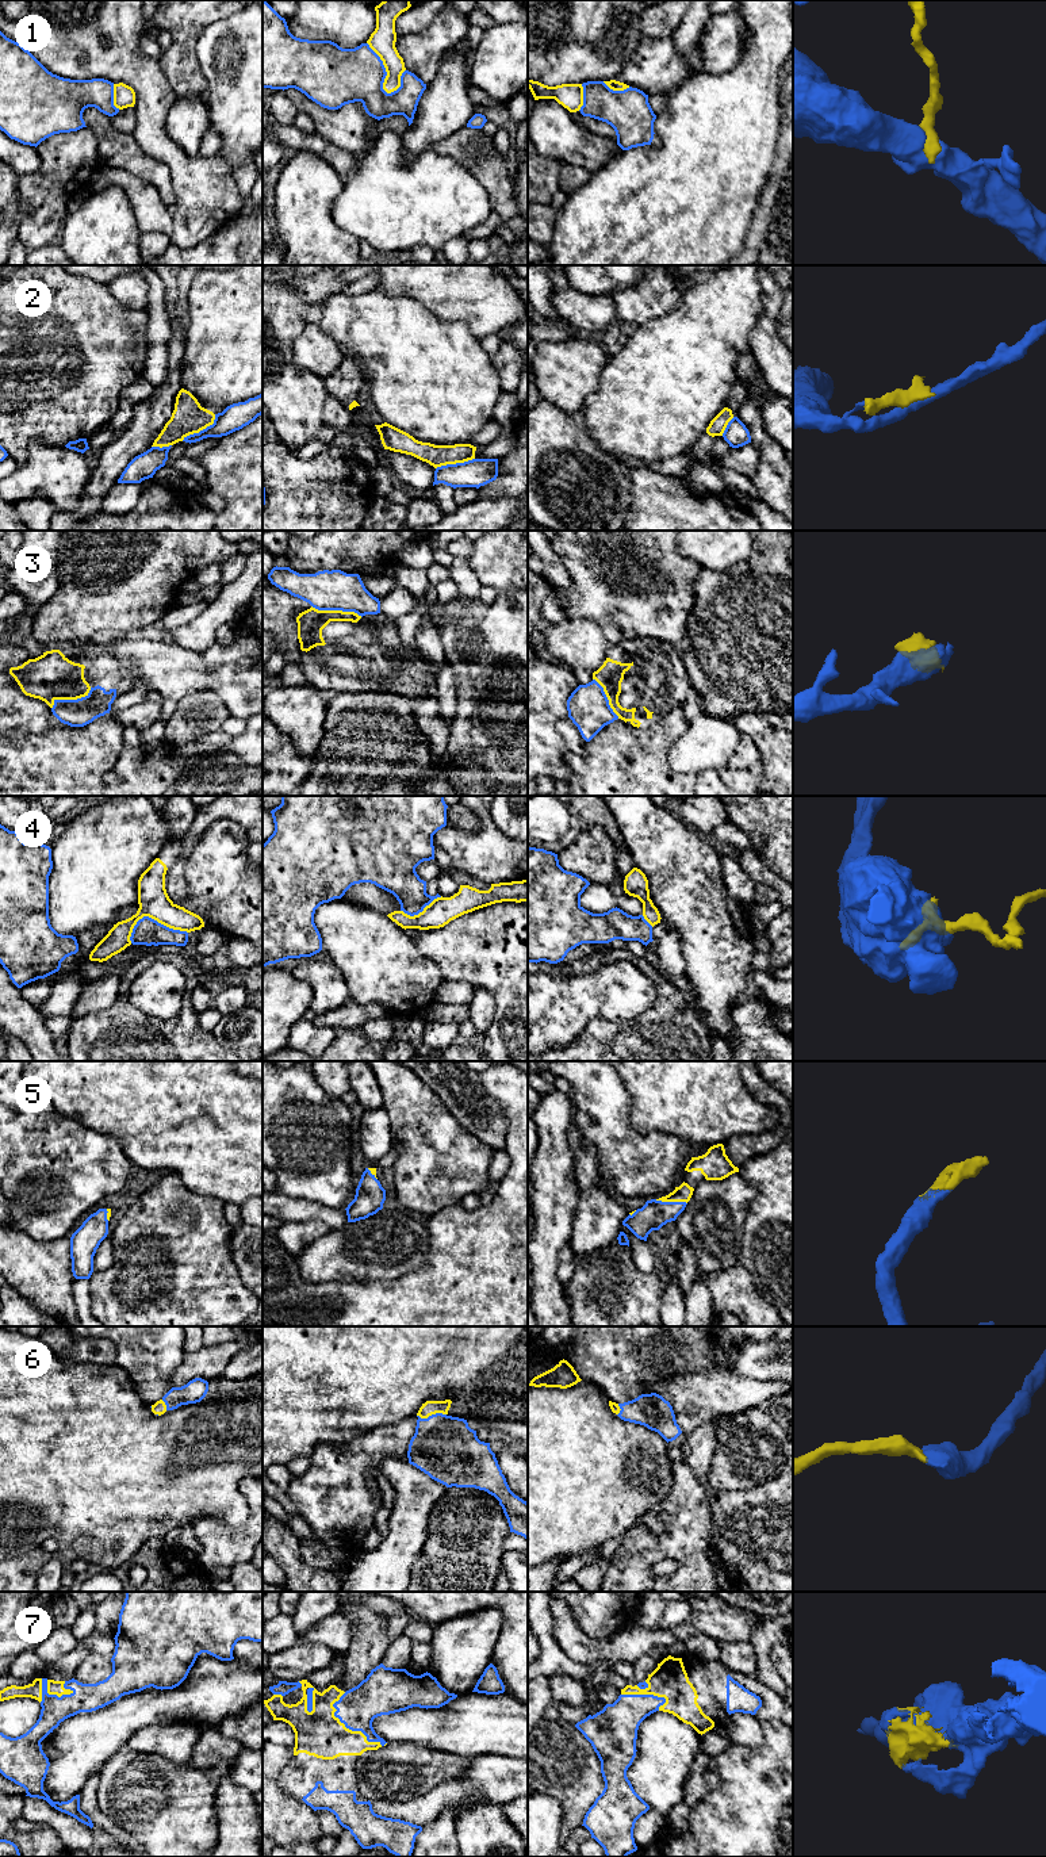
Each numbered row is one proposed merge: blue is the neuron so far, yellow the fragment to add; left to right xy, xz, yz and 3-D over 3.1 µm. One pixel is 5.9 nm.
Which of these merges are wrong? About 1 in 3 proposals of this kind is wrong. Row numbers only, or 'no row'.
1, 2, 4

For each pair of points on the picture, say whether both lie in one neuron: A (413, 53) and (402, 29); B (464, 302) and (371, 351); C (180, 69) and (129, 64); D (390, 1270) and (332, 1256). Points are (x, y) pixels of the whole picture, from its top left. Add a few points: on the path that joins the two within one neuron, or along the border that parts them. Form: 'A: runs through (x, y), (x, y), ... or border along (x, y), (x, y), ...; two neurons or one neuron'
A: border along (433, 19), (425, 29), (397, 38); two neurons
B: border along (409, 298), (440, 320), (466, 325); two neurons
C: border along (157, 60), (161, 72), (176, 94); two neurons
D: runs through (375, 1256), (347, 1256); one neuron

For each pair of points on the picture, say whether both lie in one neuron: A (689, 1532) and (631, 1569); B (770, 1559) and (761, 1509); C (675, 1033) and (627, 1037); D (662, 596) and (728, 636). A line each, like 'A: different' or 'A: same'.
A: same
B: same
C: same
D: different

